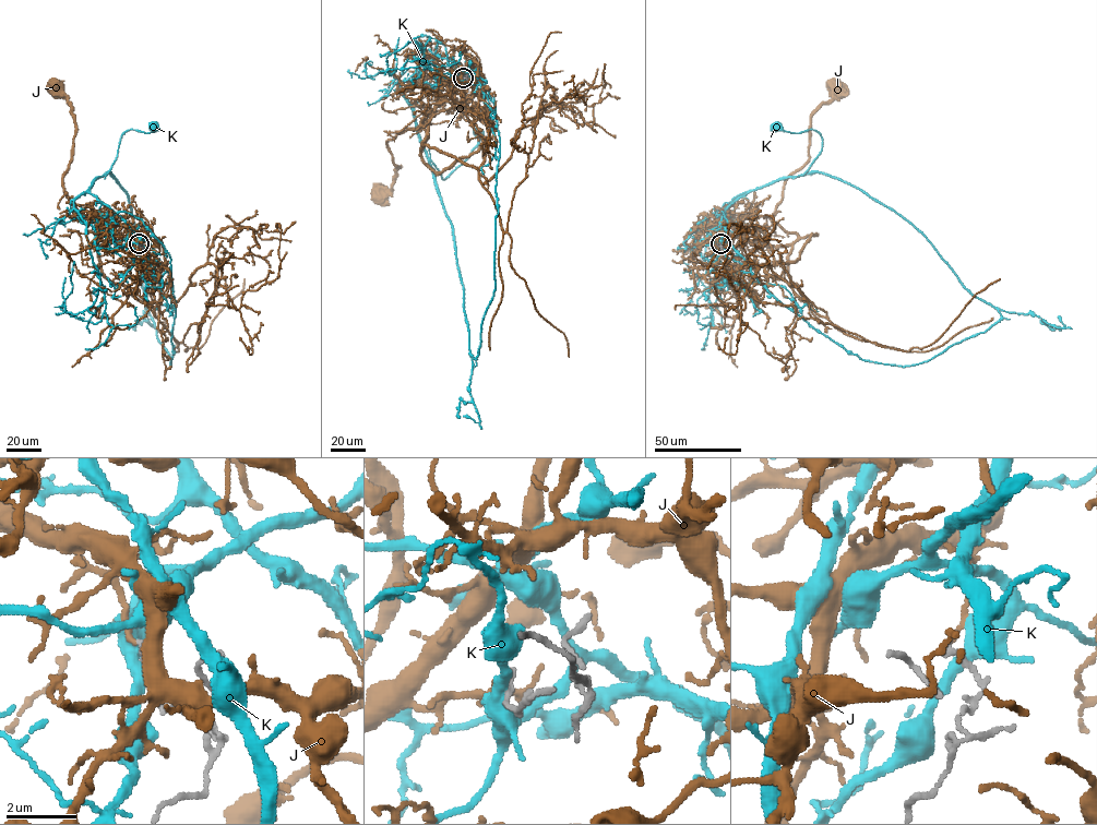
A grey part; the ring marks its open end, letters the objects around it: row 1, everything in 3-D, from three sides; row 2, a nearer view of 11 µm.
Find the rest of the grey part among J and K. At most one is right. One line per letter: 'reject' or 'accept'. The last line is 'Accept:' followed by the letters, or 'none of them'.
J: accept
K: reject
Accept: J

